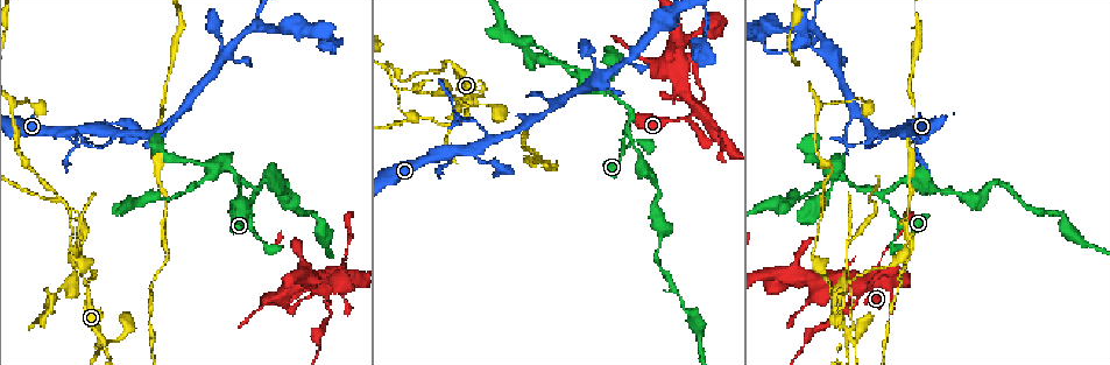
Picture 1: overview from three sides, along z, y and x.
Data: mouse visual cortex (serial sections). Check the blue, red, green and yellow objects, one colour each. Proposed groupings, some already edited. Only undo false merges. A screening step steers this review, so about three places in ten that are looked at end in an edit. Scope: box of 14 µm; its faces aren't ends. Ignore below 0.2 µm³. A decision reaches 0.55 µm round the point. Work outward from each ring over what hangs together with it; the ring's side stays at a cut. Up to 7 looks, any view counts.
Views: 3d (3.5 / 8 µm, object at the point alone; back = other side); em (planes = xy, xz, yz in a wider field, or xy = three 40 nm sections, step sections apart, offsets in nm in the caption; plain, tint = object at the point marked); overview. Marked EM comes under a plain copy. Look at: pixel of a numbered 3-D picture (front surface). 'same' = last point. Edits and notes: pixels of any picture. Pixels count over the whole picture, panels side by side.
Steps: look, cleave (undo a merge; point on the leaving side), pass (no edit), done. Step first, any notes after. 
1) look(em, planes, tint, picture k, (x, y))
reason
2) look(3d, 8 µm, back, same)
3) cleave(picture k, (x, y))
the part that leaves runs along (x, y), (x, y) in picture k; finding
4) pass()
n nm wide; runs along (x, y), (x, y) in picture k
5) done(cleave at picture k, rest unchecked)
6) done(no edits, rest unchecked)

look(3d, 3.5 µm, back, picture 1, (847, 350))
calibre changes

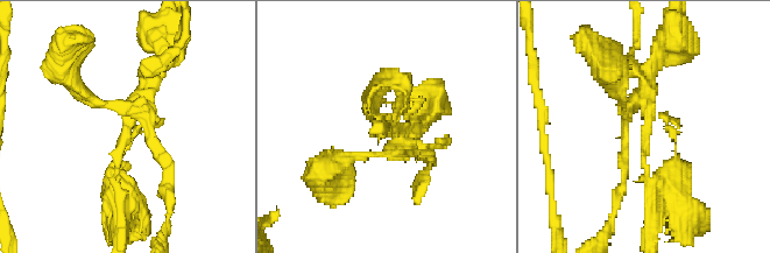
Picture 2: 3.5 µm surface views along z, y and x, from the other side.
look(em, xy, step 2, tint, picture 2, (127, 130))

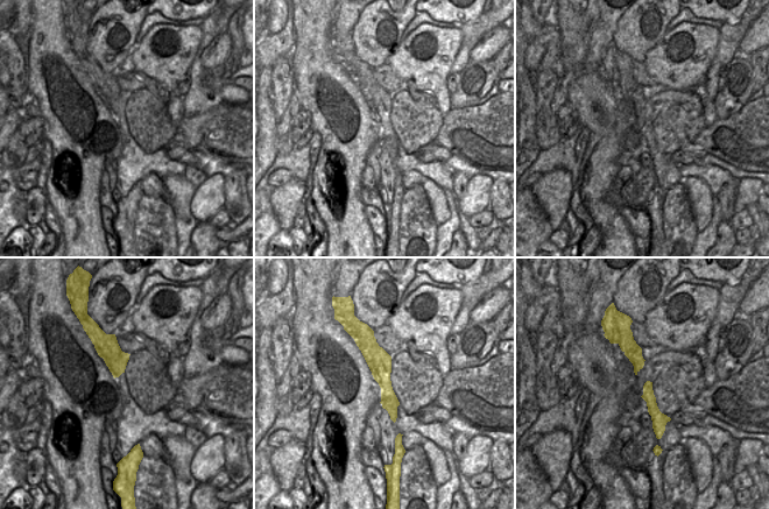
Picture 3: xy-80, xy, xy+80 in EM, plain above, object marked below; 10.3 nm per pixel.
look(em, planes, tint, same)

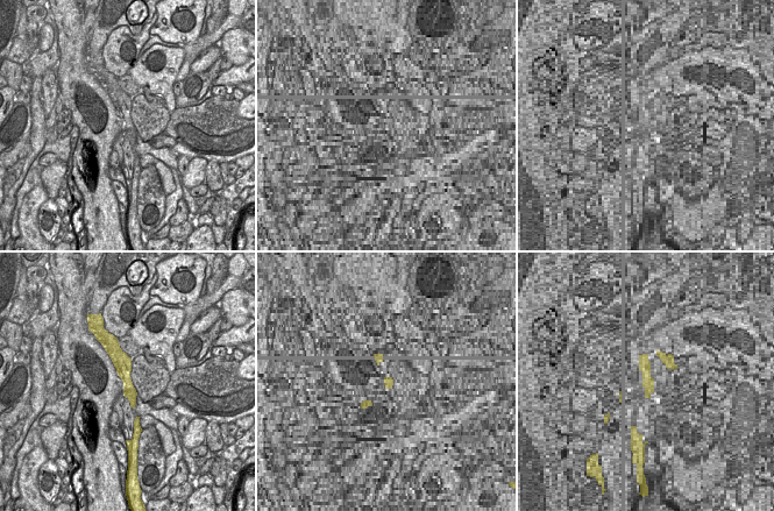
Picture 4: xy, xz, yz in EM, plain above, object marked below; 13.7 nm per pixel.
cleave(picture 2, (124, 147))
240 nm wide; the part that leaves runs along (638, 74), (630, 62), (636, 30) in picture 2; two cells meet here

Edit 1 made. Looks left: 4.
look(overview)

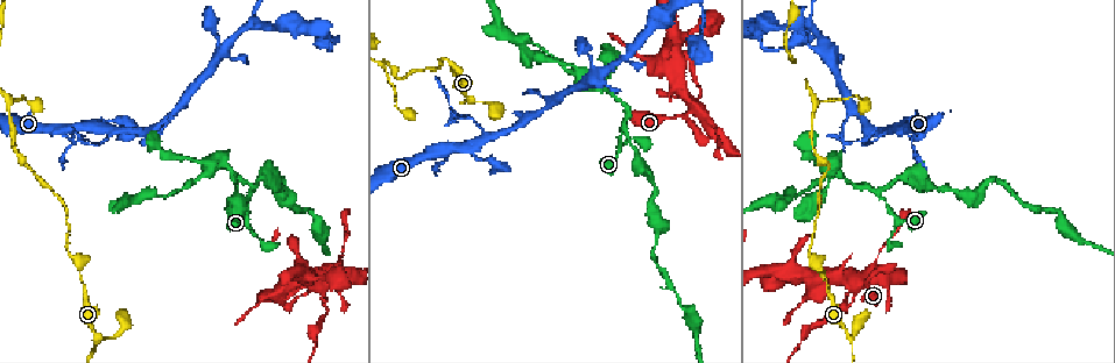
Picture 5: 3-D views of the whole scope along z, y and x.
look(3d, 3.5 µm, picture 5, (830, 164))
sharp bend

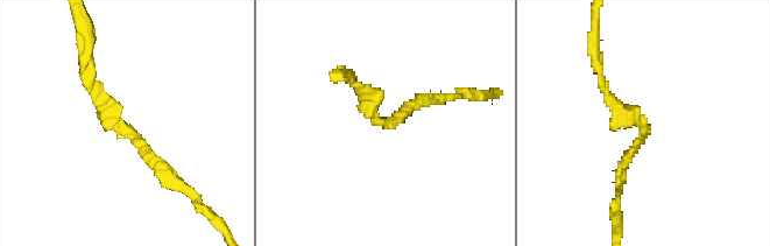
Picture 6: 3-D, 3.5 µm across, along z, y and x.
pass()
runs along (175, 182), (107, 114), (89, 82) in picture 6; one cell here

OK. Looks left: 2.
look(3d, 8 µm, back, picture 5, (248, 24))
three arms meet

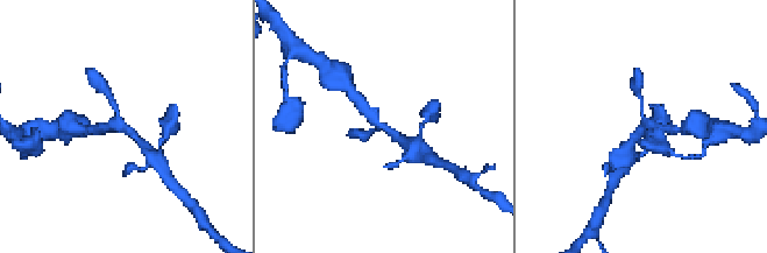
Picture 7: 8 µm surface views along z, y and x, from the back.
look(em, xy, step 2, tint, picture 7, (646, 126))
now the EM

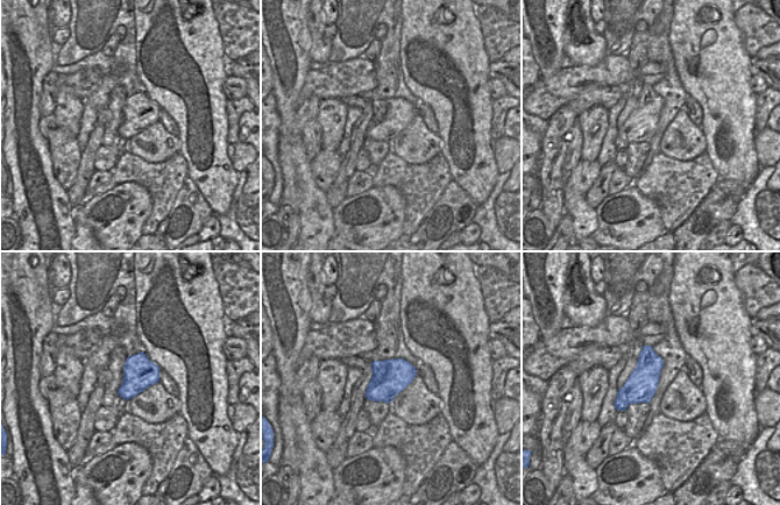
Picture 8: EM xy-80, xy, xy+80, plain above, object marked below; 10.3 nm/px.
pass()
arms of 150, 300, 300 nm; one cell here

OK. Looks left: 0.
done(cleave at picture 2, rest unchecked)

